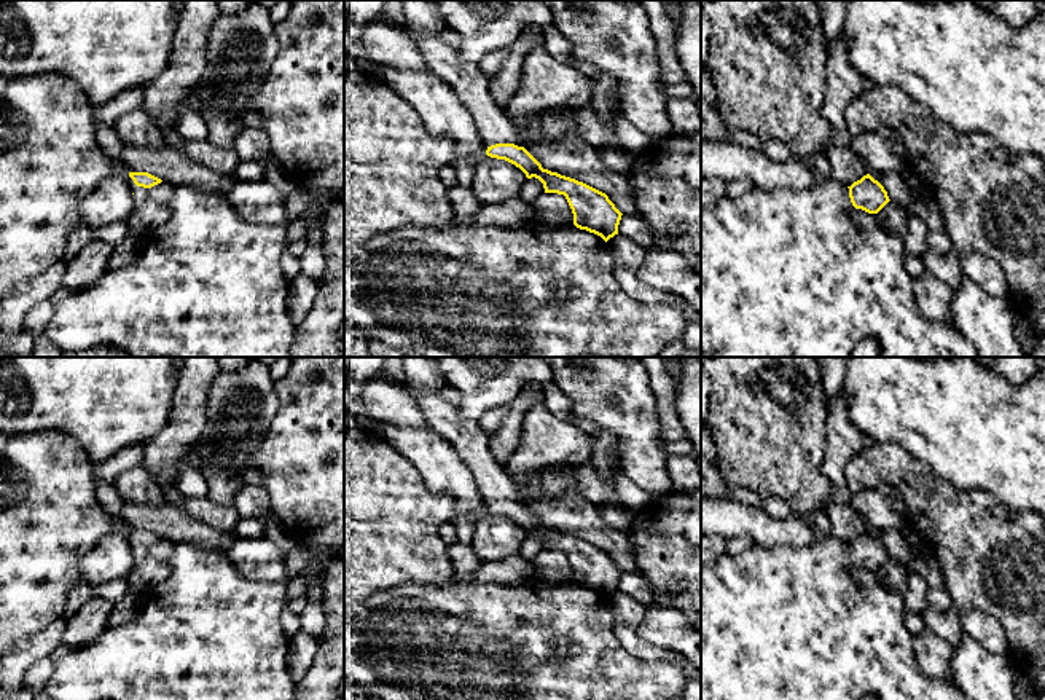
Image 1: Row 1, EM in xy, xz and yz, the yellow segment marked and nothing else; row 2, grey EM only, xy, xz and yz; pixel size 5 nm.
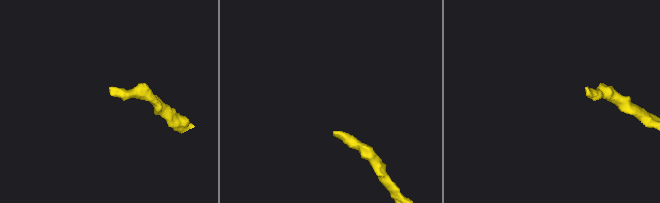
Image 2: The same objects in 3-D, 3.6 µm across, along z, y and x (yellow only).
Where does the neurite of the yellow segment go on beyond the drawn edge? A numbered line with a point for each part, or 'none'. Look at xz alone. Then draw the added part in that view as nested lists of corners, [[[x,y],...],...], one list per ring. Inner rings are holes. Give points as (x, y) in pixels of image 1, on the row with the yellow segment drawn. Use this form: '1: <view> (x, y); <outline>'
1: xz (424, 24); [[[401,0],[406,33],[417,43],[425,67],[440,77],[470,112],[486,147],[515,144],[522,147],[519,123],[499,107],[489,91],[486,77],[476,62],[460,57],[441,33],[446,29],[433,0]]]

